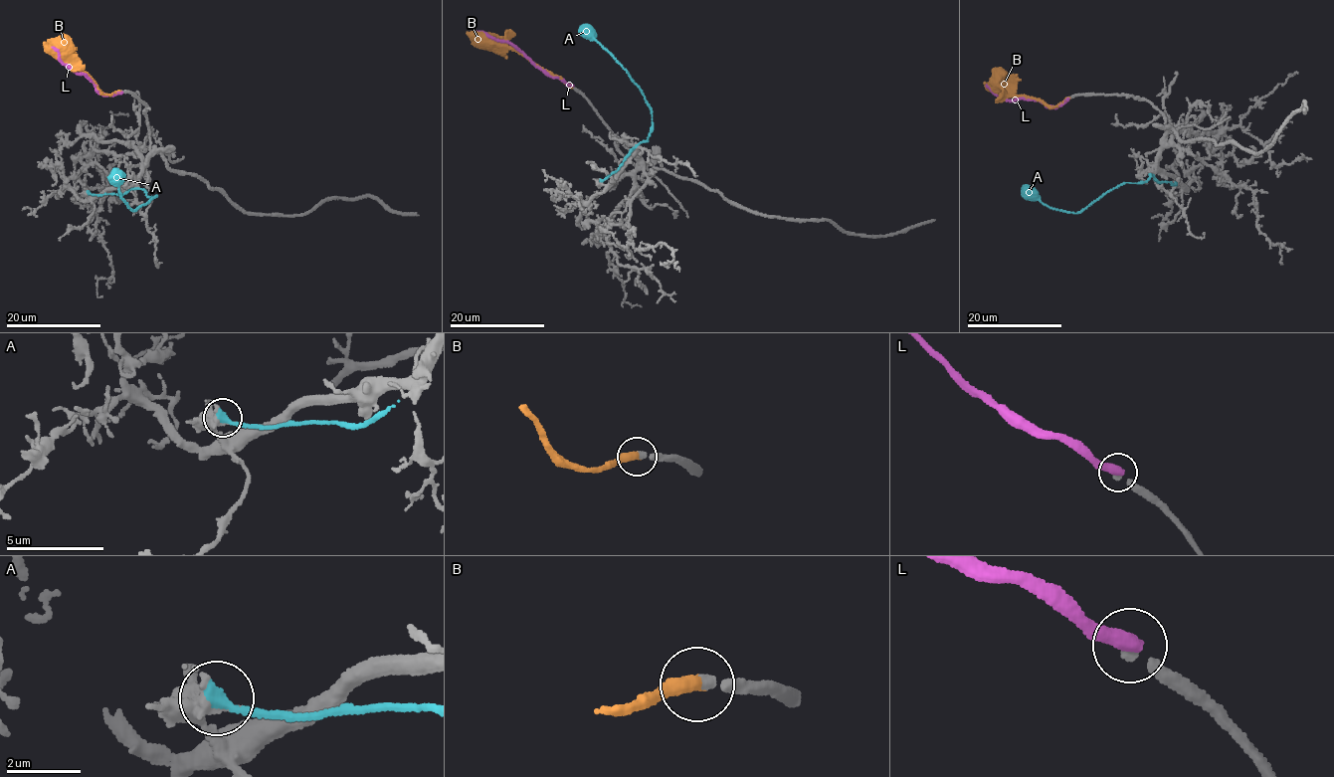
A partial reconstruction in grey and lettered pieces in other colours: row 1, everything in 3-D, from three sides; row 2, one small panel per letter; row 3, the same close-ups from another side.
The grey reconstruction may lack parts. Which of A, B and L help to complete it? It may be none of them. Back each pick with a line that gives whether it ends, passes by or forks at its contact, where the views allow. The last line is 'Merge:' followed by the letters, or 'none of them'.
B: it ends
Merge: B

